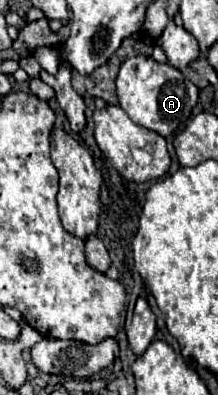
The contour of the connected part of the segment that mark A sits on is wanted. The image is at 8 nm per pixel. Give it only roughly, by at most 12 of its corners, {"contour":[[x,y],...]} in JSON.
{"contour":[[128,58],[118,72],[120,108],[170,136],[198,102],[174,66]]}

